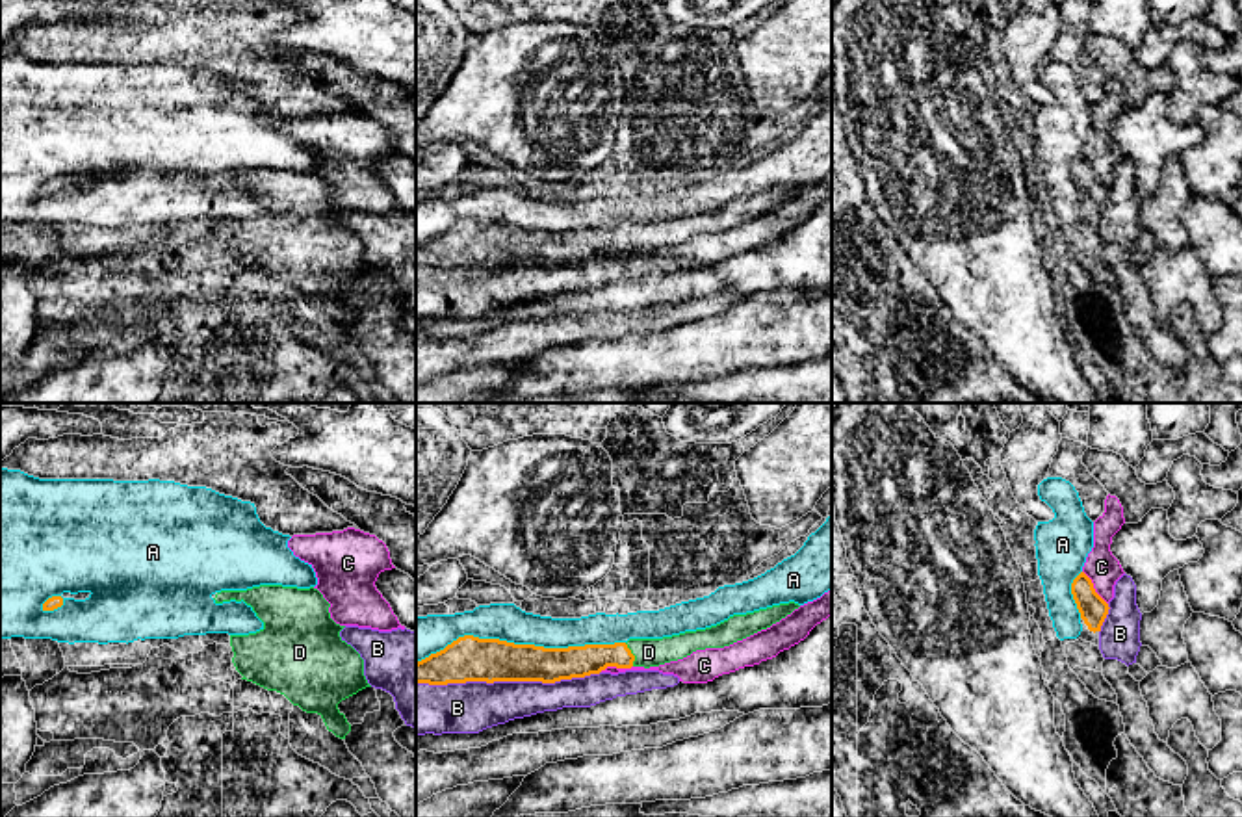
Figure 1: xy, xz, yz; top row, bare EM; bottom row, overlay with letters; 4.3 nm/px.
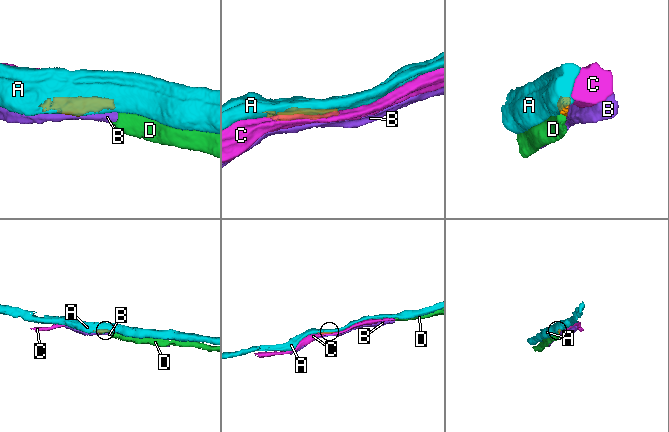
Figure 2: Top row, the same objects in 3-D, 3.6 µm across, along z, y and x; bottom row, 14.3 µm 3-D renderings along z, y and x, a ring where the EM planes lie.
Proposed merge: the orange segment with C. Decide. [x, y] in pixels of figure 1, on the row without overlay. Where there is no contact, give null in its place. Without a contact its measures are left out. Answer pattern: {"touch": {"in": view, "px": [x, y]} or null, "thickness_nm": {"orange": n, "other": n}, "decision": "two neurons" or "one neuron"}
{"touch": {"in": "yz", "px": [1092, 171]}, "thickness_nm": {"orange": 120, "other": 150}, "decision": "two neurons"}

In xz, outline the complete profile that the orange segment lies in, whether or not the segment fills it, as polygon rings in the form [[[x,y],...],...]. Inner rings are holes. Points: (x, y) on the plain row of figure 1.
[[[772,189],[696,215],[663,223],[629,223],[615,228],[544,232],[499,223],[464,219],[416,247],[416,267],[447,269],[466,266],[542,266],[585,262],[607,251],[659,251],[696,234],[724,232],[770,212],[800,189]]]

